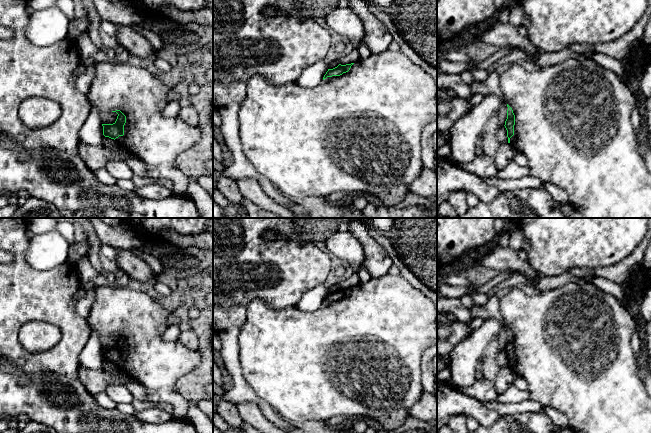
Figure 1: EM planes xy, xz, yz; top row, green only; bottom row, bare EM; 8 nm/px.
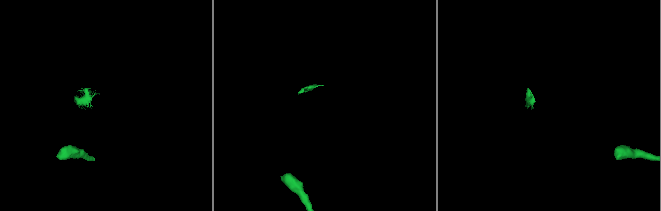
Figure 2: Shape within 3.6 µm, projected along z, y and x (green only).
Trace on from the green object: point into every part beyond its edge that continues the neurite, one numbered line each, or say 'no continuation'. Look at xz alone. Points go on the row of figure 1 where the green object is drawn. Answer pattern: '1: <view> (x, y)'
1: xz (358, 132)

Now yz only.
1: yz (573, 122)

